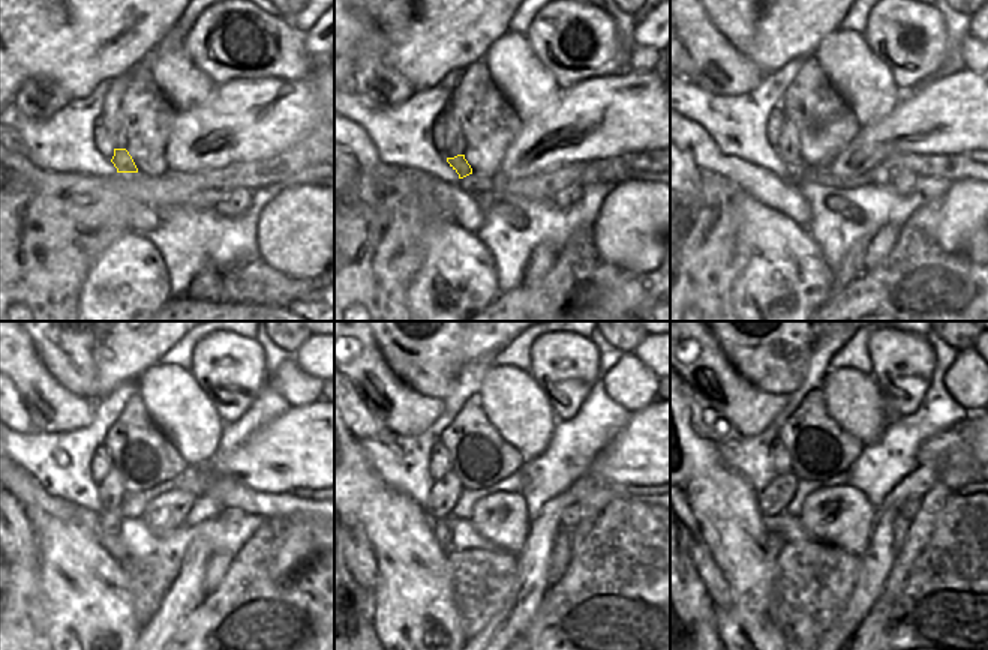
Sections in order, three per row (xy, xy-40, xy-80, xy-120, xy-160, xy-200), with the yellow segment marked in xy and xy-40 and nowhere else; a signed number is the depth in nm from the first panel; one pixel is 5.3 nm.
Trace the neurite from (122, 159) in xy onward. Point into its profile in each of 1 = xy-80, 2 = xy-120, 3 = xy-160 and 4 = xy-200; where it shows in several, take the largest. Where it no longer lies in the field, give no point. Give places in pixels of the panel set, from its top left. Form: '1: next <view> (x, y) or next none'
1: next xy-80 (798, 170)
2: next xy-120 (108, 521)
3: next xy-160 (441, 527)
4: next xy-200 (774, 544)

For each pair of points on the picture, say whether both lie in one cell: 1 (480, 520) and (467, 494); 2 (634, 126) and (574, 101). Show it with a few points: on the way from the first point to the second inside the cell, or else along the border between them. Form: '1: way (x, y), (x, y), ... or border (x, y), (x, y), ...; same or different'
1: border (504, 490), (483, 496), (474, 505), (468, 518); different
2: way (619, 113), (609, 104), (589, 104); same

